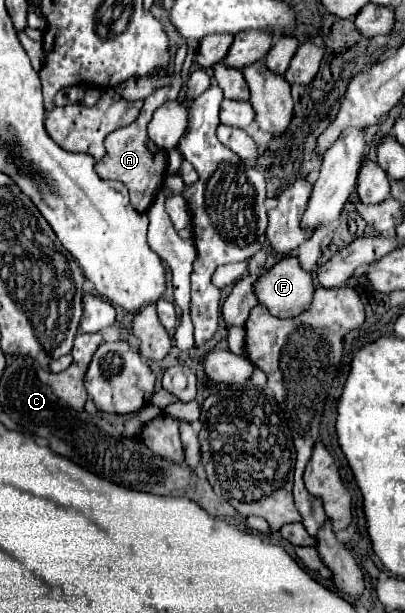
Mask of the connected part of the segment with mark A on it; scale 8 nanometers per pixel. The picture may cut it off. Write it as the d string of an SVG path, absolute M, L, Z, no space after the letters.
M186 45L180 47L178 53L176 53L176 57L174 57L174 71L172 71L172 75L170 75L170 85L156 89L152 95L148 95L148 97L144 99L144 107L142 107L138 119L136 119L132 125L120 127L120 129L116 129L112 135L106 137L106 155L96 163L96 173L98 173L102 179L118 179L118 181L122 181L122 183L128 187L128 191L130 191L130 203L132 203L132 207L134 207L136 211L148 211L148 207L152 205L156 193L158 193L158 191L162 189L162 185L164 185L166 153L160 151L160 149L154 149L154 151L148 149L150 139L148 139L148 135L146 135L146 125L148 125L148 121L152 119L152 113L154 113L162 103L166 103L166 101L170 101L170 99L176 99L178 93L182 91L184 79L182 79L180 71L182 71L182 65L184 65L184 59L186 59L186 49L188 49Z

